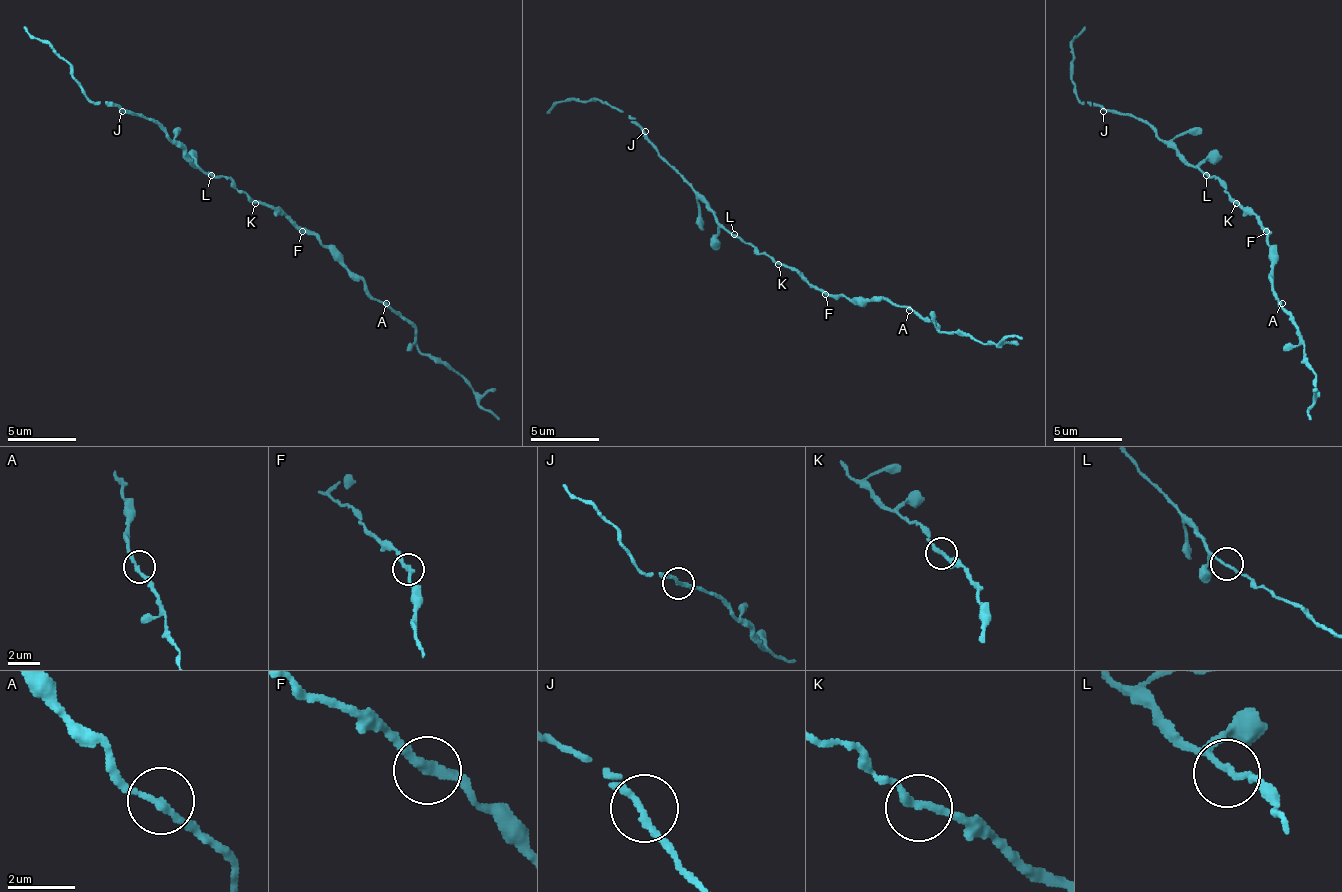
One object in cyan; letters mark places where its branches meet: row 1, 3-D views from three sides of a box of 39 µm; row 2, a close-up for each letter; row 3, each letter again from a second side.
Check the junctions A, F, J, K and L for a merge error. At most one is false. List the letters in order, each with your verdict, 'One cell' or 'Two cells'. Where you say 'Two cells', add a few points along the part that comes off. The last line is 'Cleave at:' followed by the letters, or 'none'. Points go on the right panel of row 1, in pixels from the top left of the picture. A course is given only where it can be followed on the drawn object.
A: One cell
F: One cell
J: One cell
K: One cell
L: One cell
Cleave at: none

